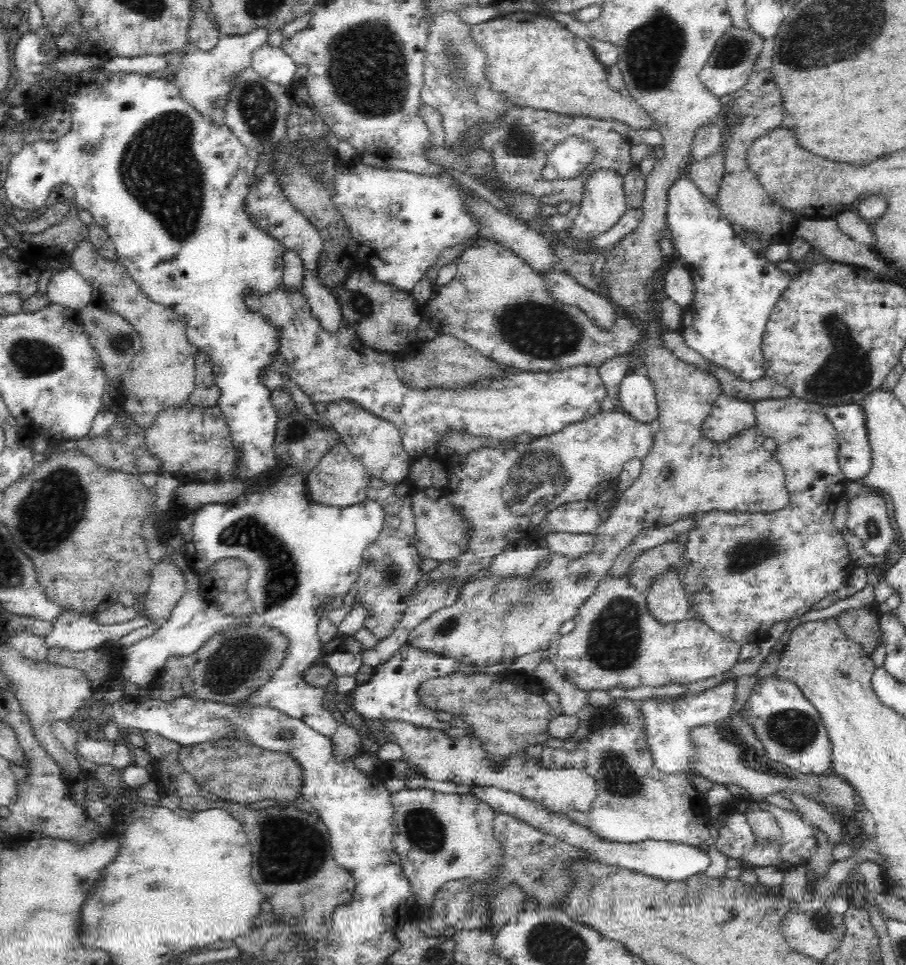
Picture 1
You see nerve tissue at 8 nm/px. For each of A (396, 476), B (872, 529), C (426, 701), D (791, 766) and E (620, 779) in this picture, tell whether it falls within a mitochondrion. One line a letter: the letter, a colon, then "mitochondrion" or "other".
A: other
B: mitochondrion
C: other
D: mitochondrion
E: mitochondrion

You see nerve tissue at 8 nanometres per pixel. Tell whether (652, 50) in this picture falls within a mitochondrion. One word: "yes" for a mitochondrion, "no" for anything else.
yes

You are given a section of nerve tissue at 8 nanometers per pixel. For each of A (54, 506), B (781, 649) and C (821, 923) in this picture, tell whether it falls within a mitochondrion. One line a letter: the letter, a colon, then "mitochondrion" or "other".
A: mitochondrion
B: other
C: mitochondrion

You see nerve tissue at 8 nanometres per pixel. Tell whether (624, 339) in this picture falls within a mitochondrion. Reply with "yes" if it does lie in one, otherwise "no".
no

